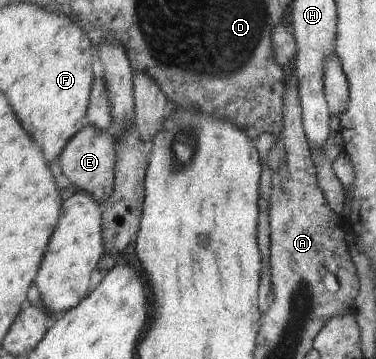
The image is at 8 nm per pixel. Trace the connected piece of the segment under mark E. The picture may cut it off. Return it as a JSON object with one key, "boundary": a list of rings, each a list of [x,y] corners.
{"boundary":[[[86,126],[77,132],[64,147],[59,156],[60,168],[64,176],[70,180],[74,186],[78,186],[81,191],[91,195],[98,203],[102,204],[110,198],[113,182],[115,179],[115,151],[116,140],[110,132],[103,133],[94,127]]]}

